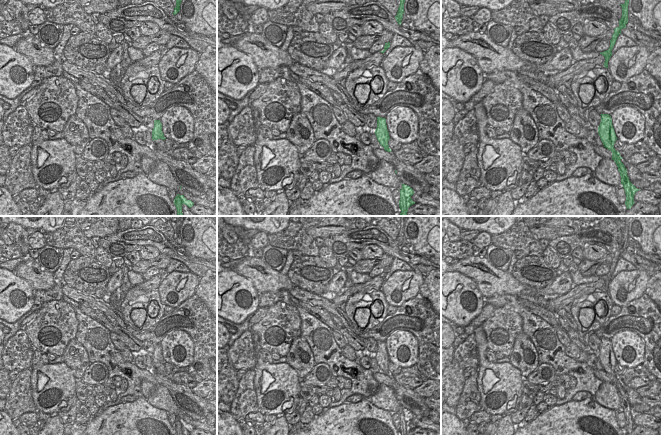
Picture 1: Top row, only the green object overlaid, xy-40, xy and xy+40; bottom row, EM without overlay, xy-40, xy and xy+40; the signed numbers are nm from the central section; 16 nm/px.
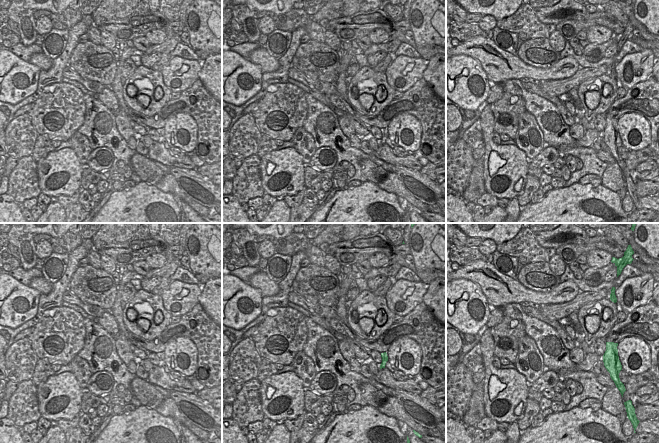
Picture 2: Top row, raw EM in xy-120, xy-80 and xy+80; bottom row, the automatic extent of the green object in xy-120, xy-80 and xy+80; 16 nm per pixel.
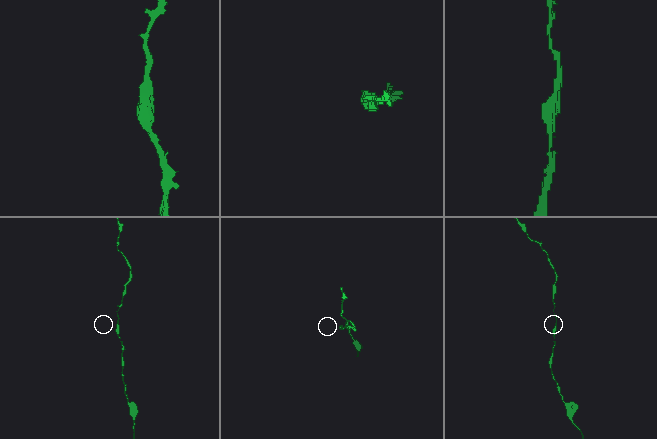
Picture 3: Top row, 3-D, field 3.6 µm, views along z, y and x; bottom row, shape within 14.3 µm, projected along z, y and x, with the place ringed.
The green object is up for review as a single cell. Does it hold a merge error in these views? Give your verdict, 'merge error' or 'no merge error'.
no merge error

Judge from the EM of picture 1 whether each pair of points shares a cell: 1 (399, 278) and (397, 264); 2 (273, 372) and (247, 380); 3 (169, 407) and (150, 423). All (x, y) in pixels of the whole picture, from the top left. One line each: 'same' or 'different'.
1: different
2: different
3: different

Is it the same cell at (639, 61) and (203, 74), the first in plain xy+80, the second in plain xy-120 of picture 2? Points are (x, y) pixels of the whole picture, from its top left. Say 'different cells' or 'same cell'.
different cells

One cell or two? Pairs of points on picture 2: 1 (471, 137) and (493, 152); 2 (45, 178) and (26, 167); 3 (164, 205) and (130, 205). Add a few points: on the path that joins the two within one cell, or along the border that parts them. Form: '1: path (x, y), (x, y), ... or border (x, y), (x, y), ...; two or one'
1: border (479, 122), (484, 145); two
2: border (36, 163), (37, 184), (41, 191); two
3: path (156, 205), (138, 205); one

